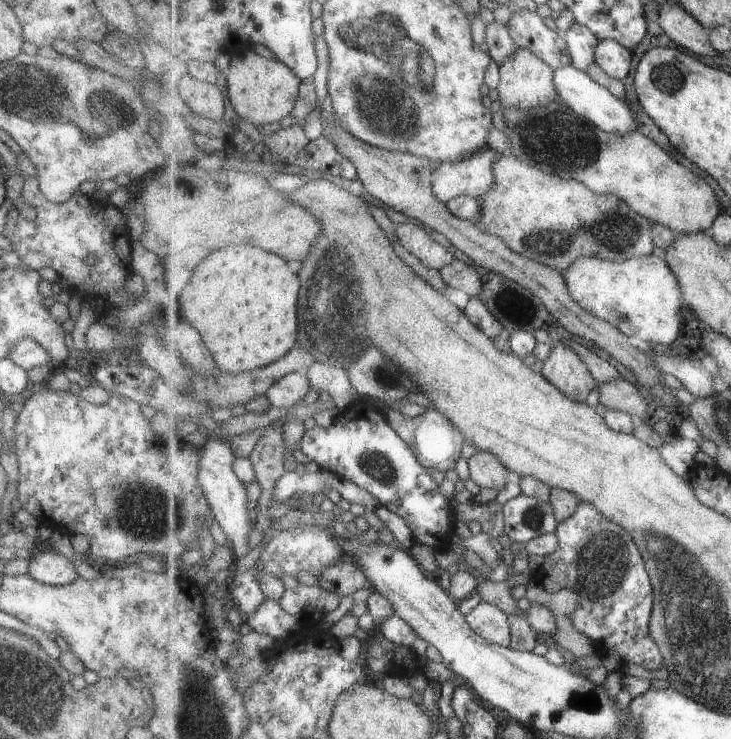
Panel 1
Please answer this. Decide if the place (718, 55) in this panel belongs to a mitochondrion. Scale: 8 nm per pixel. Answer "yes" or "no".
no

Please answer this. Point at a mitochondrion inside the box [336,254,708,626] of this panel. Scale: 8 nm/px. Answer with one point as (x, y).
(604, 560)

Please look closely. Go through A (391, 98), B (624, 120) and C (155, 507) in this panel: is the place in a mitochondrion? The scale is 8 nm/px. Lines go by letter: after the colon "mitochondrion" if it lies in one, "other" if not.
A: mitochondrion
B: other
C: mitochondrion

